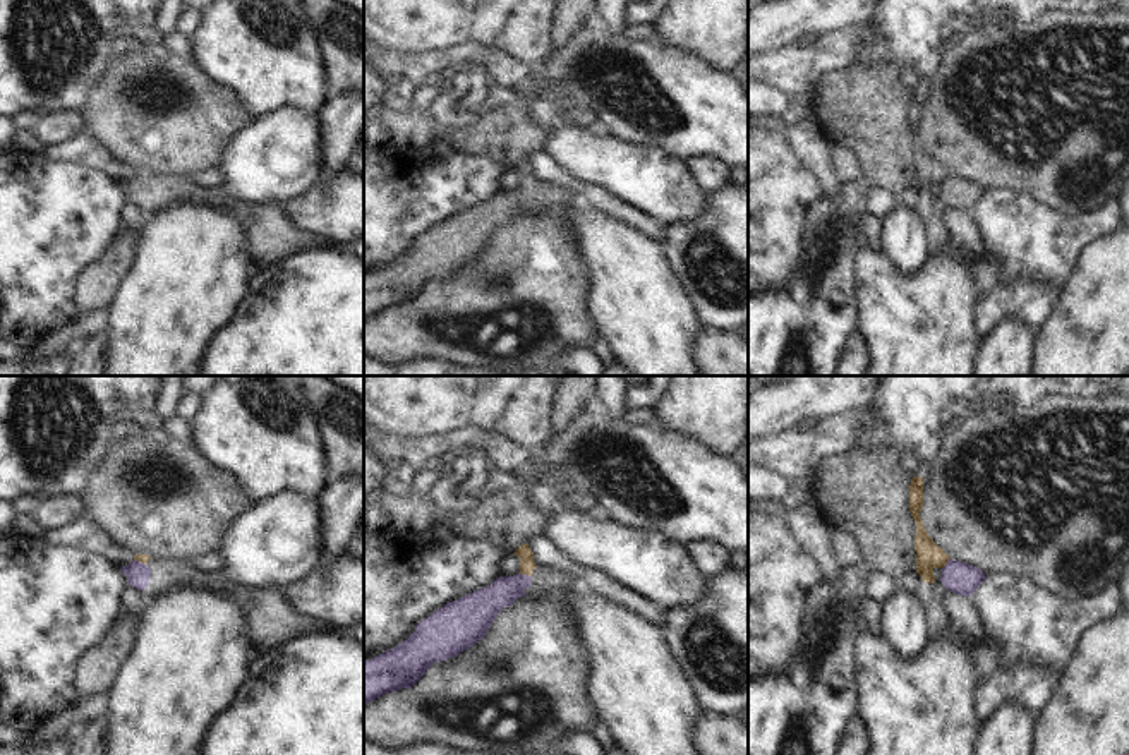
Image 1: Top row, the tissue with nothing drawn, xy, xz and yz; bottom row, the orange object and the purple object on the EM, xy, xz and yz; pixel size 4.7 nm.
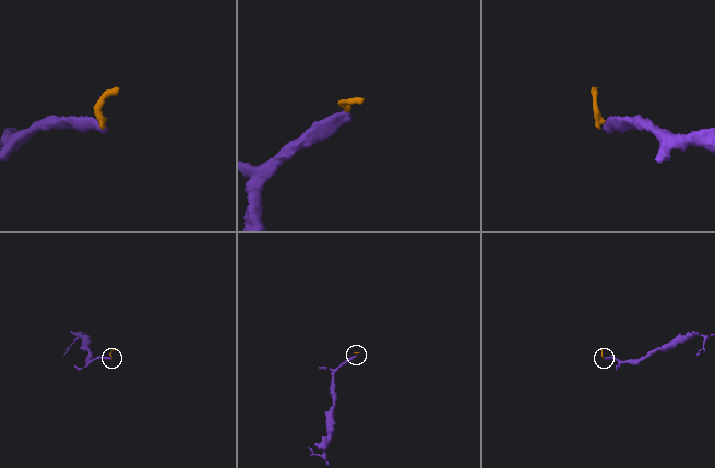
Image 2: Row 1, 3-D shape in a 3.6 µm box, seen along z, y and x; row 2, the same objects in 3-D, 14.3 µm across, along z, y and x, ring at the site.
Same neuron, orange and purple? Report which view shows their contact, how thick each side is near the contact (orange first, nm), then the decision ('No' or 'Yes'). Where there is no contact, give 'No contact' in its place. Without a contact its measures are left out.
Touches orange in xz. Thickness 70 nm (orange) against 160 nm. No

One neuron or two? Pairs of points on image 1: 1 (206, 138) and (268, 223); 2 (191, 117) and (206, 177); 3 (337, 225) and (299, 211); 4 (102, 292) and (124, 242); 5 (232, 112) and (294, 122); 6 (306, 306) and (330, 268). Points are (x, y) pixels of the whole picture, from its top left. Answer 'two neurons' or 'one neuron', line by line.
1: two neurons
2: two neurons
3: one neuron
4: one neuron
5: two neurons
6: one neuron

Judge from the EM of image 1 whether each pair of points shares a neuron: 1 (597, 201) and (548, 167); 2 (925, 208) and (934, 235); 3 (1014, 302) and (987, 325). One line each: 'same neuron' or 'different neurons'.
1: same neuron
2: same neuron
3: same neuron

